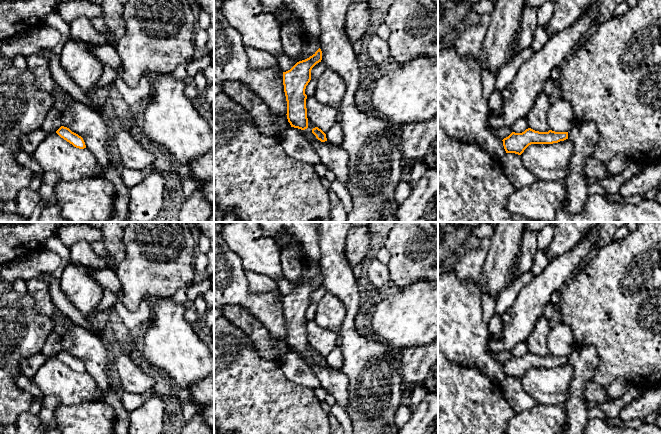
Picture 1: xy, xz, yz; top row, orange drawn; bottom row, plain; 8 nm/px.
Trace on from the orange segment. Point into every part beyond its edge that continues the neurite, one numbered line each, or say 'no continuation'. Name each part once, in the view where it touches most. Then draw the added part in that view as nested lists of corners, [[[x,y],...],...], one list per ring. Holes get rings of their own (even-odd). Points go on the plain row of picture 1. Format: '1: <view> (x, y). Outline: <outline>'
no continuation

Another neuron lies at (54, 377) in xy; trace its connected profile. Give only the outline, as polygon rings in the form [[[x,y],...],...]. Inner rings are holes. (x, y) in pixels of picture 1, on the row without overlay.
[[[56,356],[49,357],[34,377],[29,379],[42,391],[44,397],[55,395],[61,400],[61,404],[75,405],[102,400],[102,394],[98,390],[99,387],[88,372],[76,372]]]

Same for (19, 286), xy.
[[[22,279],[16,280],[12,284],[12,290],[18,293],[19,295],[25,295],[27,293],[27,282]]]

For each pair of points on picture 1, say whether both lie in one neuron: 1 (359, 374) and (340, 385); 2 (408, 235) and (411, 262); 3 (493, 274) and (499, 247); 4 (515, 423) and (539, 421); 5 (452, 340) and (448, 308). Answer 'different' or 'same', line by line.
1: different
2: same
3: same
4: same
5: same

